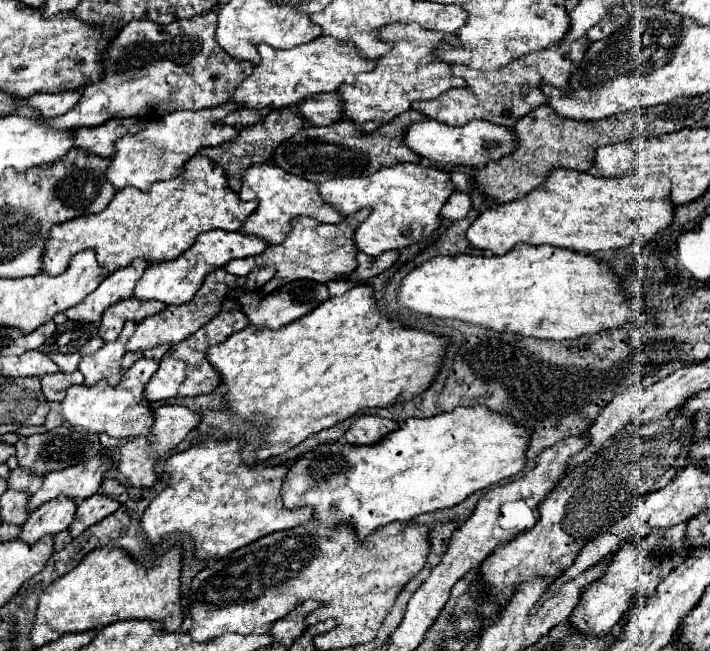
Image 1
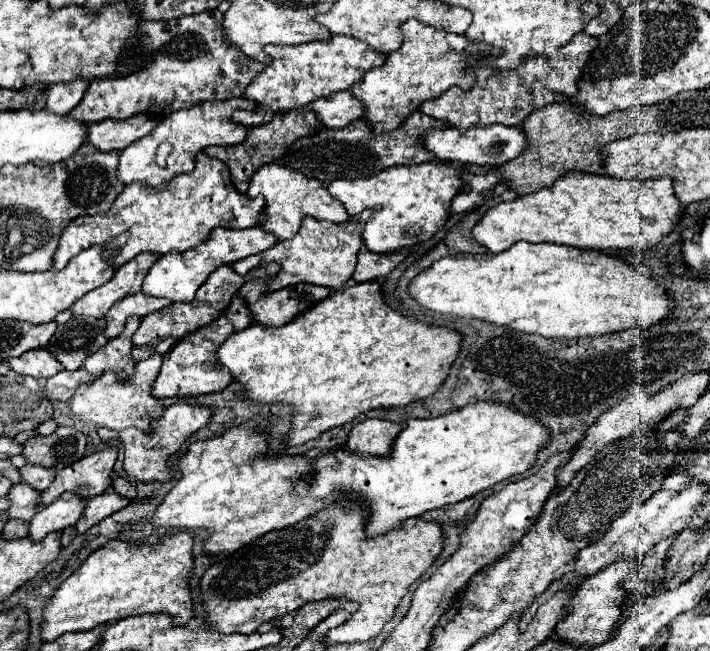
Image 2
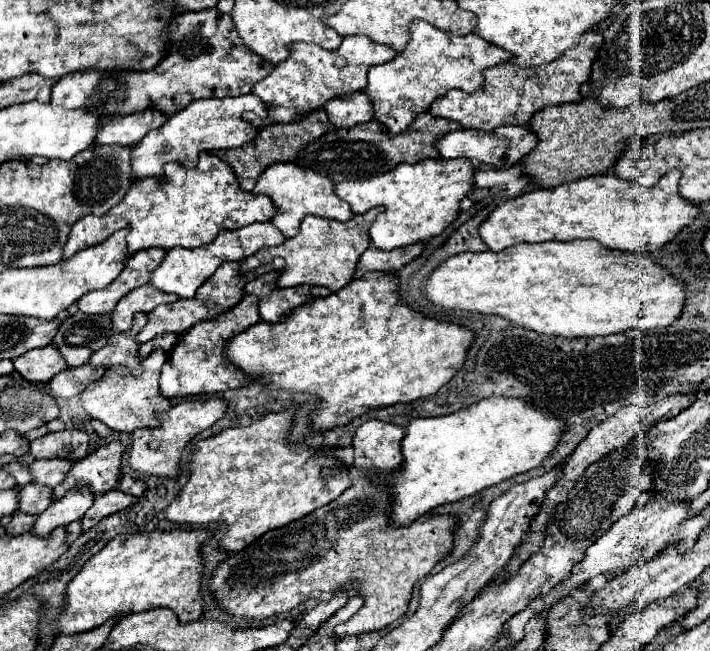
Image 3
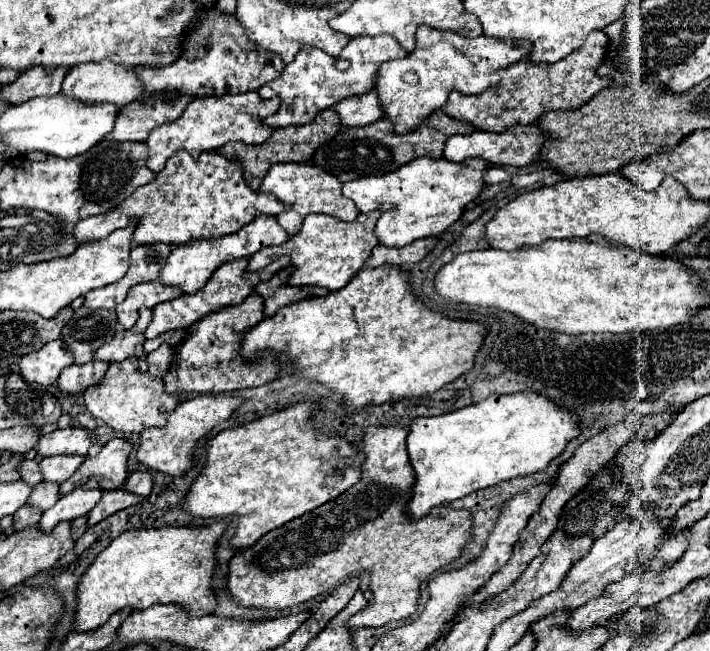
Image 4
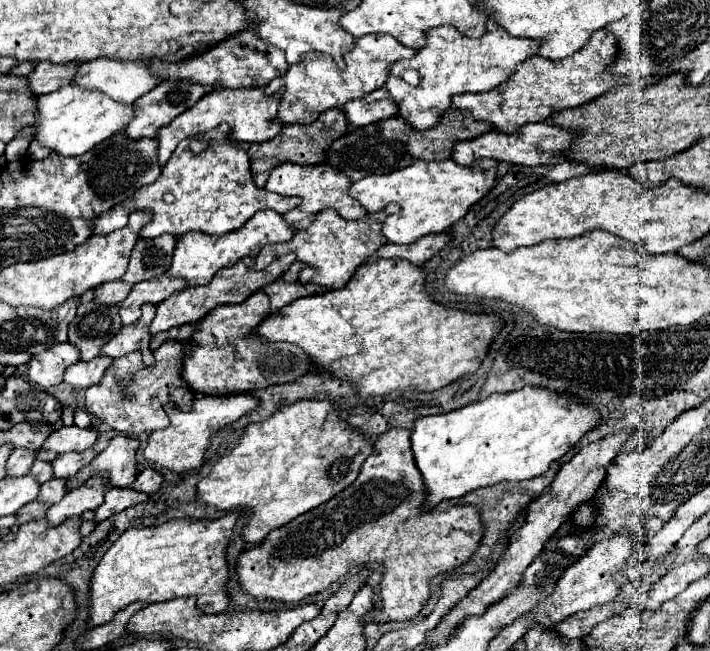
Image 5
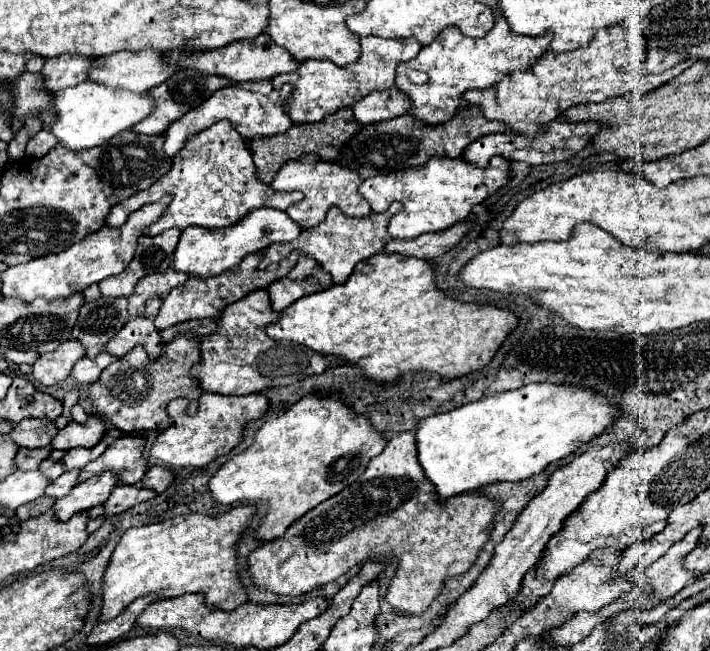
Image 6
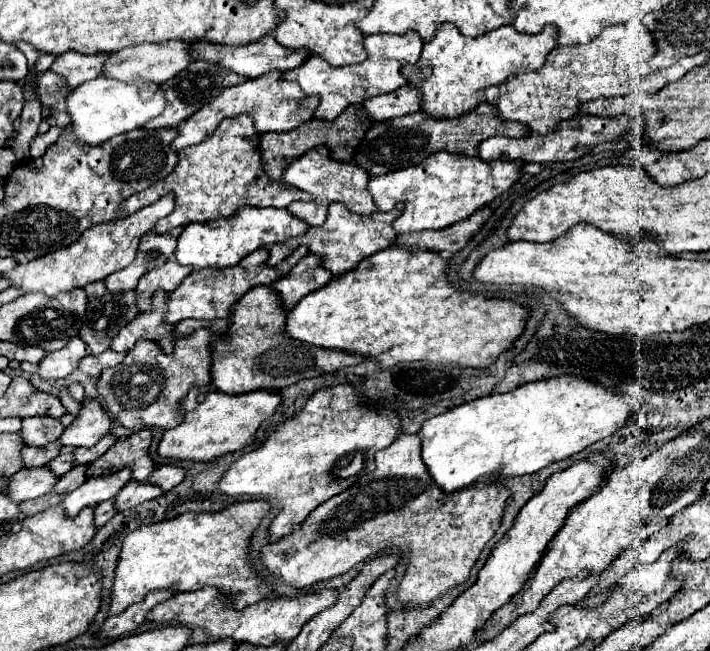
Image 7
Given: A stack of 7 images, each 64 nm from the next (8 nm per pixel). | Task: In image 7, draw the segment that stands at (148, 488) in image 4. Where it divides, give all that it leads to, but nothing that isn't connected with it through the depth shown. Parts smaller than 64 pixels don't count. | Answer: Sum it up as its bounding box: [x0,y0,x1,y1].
[148,466,186,492]

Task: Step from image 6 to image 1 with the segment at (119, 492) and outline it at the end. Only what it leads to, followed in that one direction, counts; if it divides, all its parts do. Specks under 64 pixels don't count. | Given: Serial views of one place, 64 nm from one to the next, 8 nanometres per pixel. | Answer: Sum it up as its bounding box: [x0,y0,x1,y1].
[70,494,120,536]

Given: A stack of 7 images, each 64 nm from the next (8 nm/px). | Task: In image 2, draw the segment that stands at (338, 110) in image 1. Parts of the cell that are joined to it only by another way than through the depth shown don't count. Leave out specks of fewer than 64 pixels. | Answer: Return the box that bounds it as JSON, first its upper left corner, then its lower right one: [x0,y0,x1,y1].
[312,92,364,128]

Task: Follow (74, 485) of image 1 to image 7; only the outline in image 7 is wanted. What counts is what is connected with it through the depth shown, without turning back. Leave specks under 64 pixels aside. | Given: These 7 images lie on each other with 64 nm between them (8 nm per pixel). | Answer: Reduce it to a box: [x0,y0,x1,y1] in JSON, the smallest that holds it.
[88,430,156,482]

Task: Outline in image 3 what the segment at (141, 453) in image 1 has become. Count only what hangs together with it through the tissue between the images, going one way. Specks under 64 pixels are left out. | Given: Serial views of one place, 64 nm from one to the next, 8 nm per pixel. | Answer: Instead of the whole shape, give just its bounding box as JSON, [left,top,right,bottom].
[130,396,228,476]

